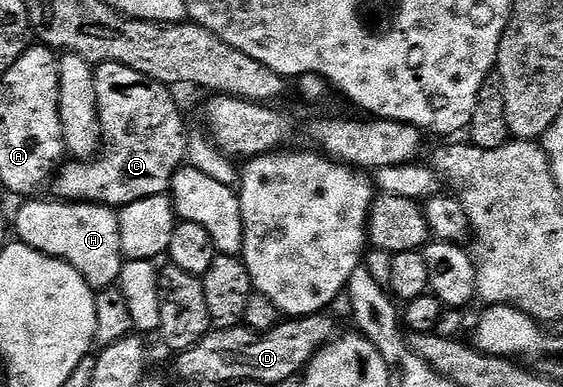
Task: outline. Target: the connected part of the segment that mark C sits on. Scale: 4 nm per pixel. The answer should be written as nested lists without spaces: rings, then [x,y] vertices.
[[[102,64],[95,69],[98,110],[102,122],[102,151],[91,160],[69,159],[51,181],[51,195],[65,202],[105,204],[117,210],[142,198],[163,196],[172,187],[172,179],[186,164],[190,152],[190,136],[184,133],[184,116],[165,85],[138,70],[121,64]]]

